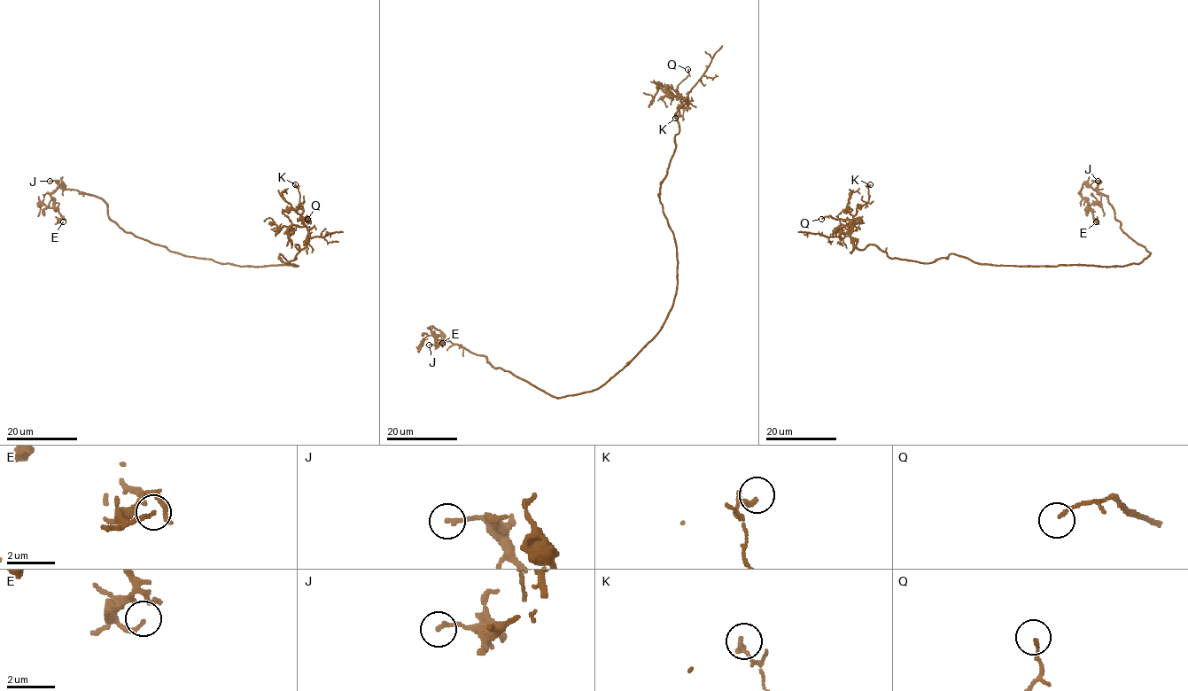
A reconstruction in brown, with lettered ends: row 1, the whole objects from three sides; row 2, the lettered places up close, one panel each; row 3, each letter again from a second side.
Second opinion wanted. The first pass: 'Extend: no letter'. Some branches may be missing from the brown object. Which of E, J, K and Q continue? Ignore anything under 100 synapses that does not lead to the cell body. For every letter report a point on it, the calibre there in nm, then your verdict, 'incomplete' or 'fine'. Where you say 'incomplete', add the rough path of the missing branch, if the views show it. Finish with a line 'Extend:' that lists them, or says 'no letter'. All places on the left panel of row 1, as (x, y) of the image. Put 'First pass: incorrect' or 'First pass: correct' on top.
First pass: correct
E: at (63, 221); 160 nm thick; fine
J: at (50, 181); 180 nm thick; fine
K: at (295, 184); 240 nm thick; fine
Q: at (307, 219); 120 nm thick; fine
Extend: no letter

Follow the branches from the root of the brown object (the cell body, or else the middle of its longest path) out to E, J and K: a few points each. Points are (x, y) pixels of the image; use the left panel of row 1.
E: (273, 265), (235, 266), (171, 252), (125, 232), (109, 217), (101, 198), (61, 184), (51, 198), (63, 221)
J: (273, 265), (235, 266), (171, 252), (125, 232), (109, 217), (101, 198), (64, 190), (50, 181)
K: (273, 265), (297, 266), (279, 254), (287, 263), (299, 252), (295, 245), (302, 249), (307, 241), (295, 184)

